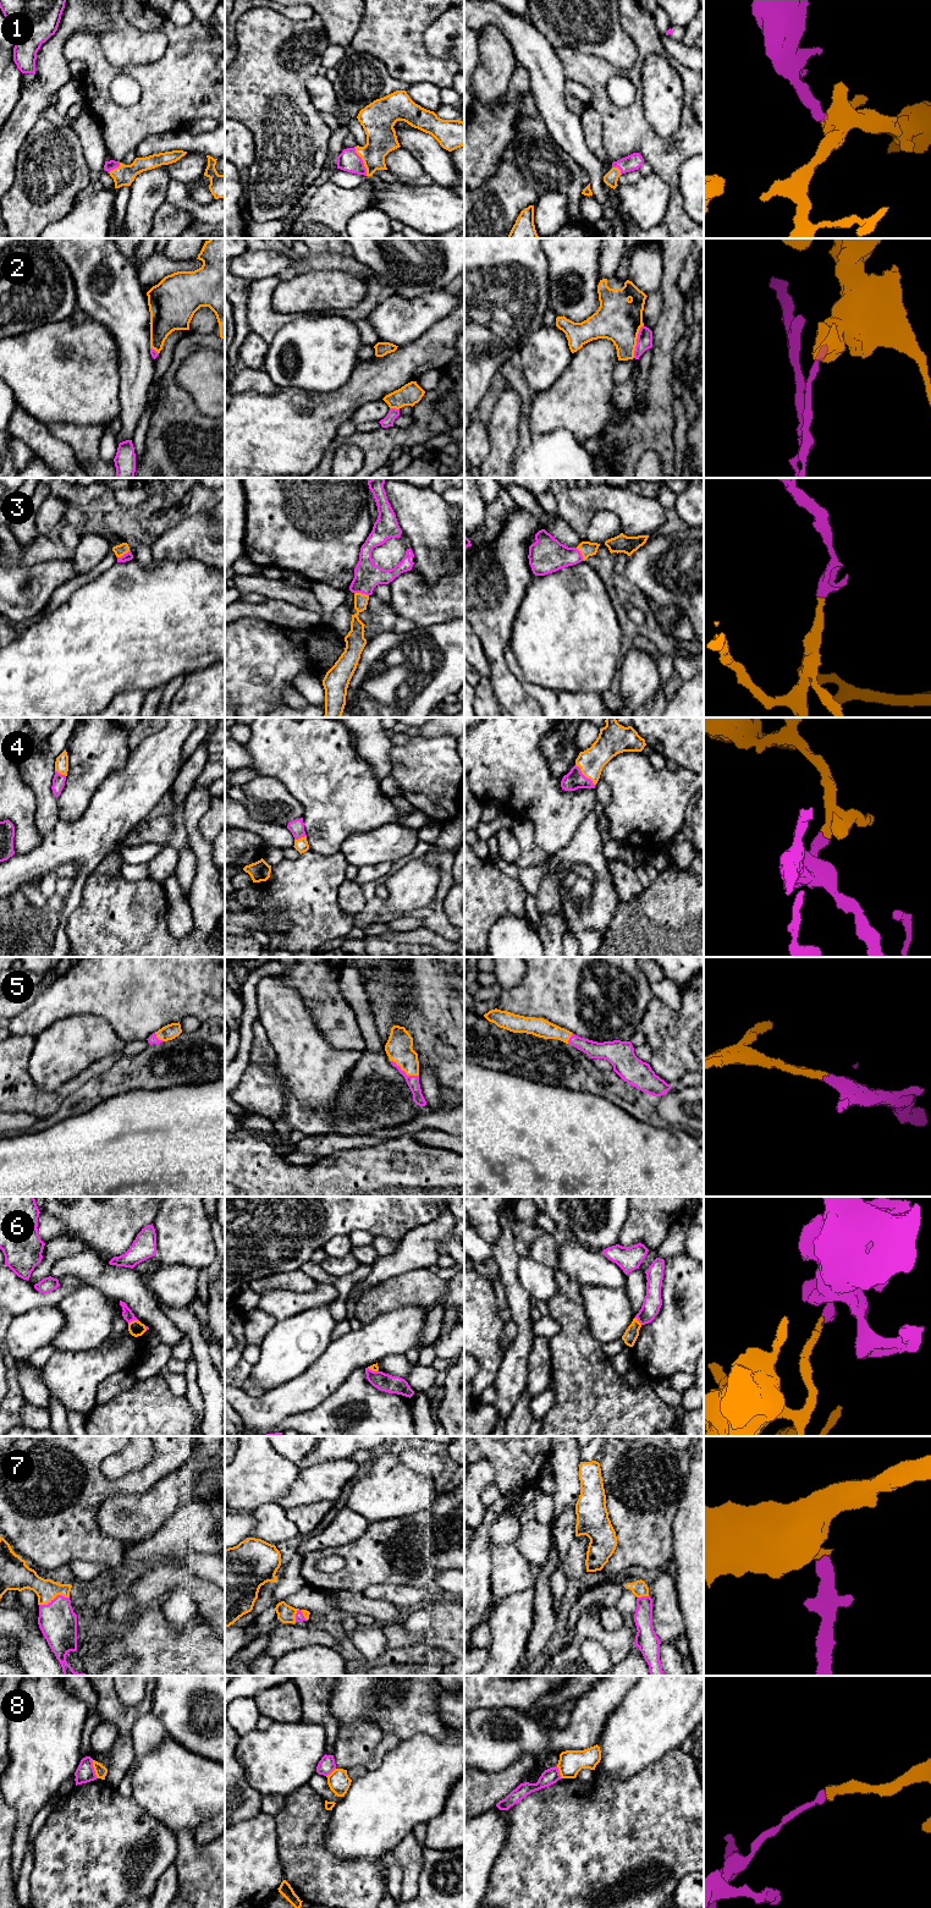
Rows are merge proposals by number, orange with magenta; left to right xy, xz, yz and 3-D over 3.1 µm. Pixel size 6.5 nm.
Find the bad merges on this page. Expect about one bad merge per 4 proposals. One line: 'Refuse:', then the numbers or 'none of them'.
Refuse: 2, 6, 8

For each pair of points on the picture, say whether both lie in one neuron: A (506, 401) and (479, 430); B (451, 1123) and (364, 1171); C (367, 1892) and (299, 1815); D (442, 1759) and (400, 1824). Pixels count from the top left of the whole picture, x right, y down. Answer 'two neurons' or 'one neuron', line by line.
A: two neurons
B: two neurons
C: one neuron
D: one neuron

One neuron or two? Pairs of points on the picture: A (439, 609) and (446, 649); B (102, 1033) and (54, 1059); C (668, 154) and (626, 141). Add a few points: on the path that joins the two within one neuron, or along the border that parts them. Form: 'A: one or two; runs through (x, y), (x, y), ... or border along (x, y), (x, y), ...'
A: two; border along (451, 620), (444, 623), (417, 627)
B: one; runs through (89, 1038), (78, 1040), (66, 1049)
C: one; runs through (657, 152), (645, 141), (637, 141)

